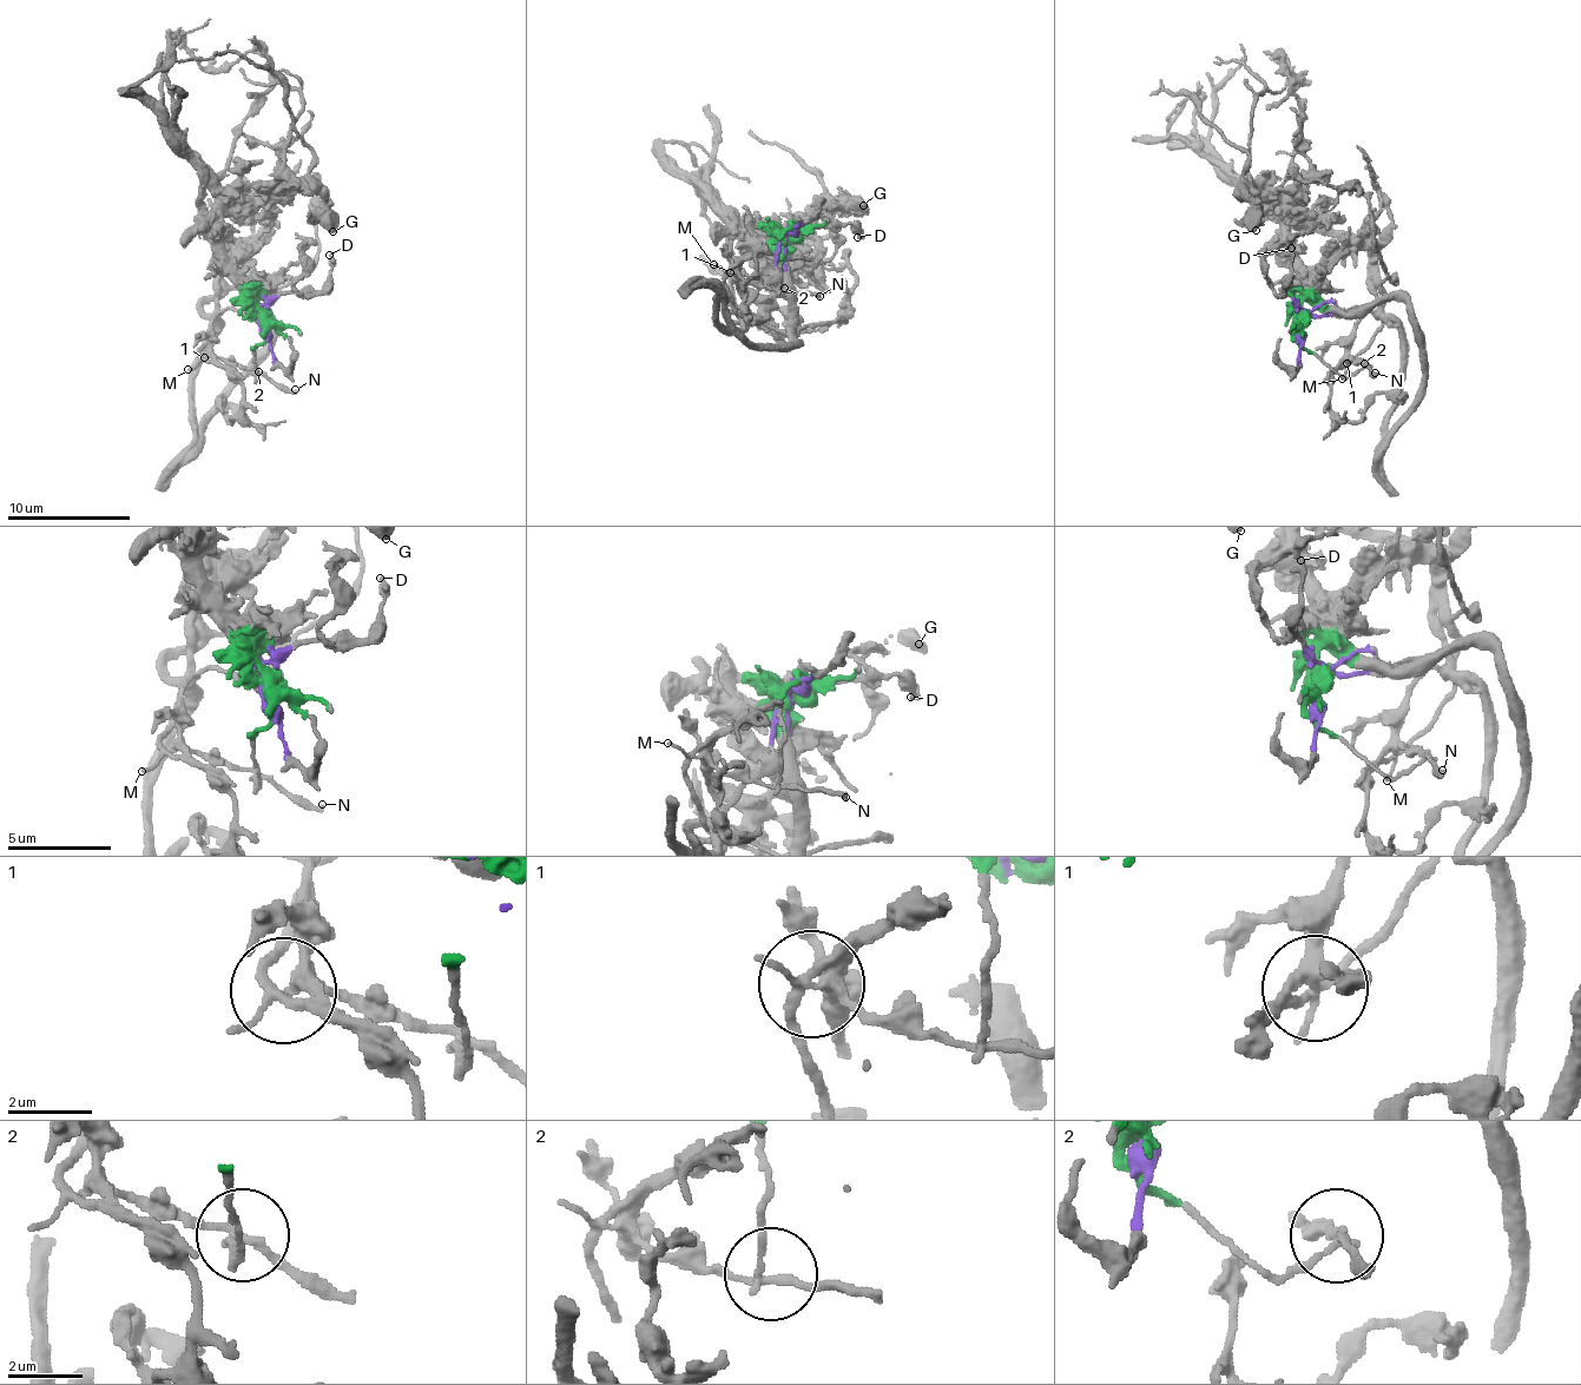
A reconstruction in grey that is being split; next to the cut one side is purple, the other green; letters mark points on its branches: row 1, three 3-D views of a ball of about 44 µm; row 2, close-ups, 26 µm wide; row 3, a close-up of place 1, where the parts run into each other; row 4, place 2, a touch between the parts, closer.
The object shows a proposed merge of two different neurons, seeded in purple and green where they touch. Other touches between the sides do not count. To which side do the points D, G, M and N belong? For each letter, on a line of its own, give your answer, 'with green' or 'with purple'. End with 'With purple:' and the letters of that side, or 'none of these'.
D: with purple
G: with green
M: with purple
N: with purple
With purple: D, M, N

